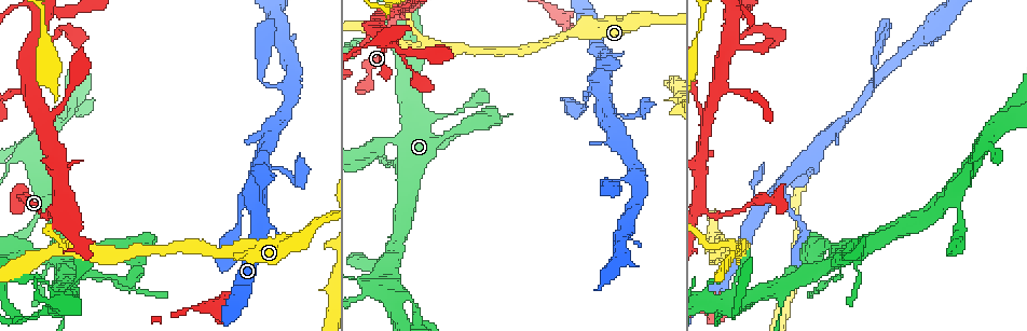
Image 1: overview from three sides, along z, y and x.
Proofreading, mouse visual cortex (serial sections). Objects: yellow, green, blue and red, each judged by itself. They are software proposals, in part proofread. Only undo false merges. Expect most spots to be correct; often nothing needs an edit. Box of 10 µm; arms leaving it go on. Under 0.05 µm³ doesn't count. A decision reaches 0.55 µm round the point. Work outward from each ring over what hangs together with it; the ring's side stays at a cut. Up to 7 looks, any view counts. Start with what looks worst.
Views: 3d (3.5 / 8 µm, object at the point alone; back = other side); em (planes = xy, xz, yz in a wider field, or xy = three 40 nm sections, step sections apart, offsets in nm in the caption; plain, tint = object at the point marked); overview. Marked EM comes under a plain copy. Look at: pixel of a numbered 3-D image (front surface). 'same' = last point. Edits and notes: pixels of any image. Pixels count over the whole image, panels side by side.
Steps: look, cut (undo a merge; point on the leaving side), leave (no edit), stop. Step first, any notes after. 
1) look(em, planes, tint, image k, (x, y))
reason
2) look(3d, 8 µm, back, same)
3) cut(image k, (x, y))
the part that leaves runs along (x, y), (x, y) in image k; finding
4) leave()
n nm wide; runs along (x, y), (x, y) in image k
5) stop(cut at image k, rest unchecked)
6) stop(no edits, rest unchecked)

look(em, xy, step 3, tint, image 1, (745, 252))
branch point

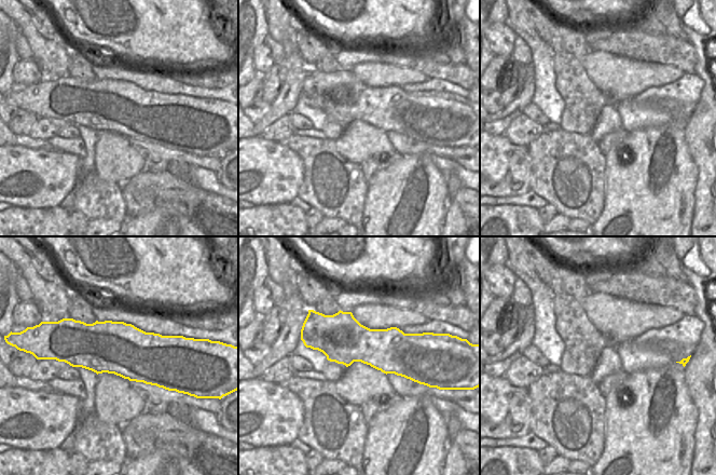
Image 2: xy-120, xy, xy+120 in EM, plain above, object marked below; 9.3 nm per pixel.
look(3d, 3.5 µm, same)
see where the arms go

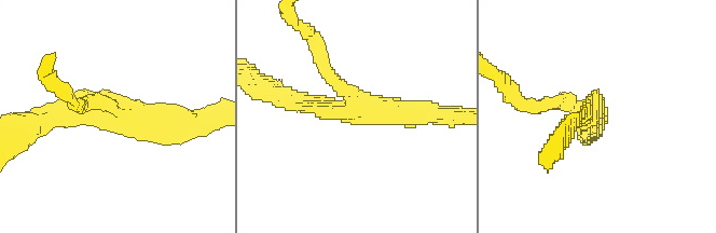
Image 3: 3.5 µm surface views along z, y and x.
leave()
runs along (438, 115), (332, 110), (295, 96) in image 3; one cell here

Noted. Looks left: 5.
look(3d, 3.5 µm, image 1, (391, 45))
narrows sharply

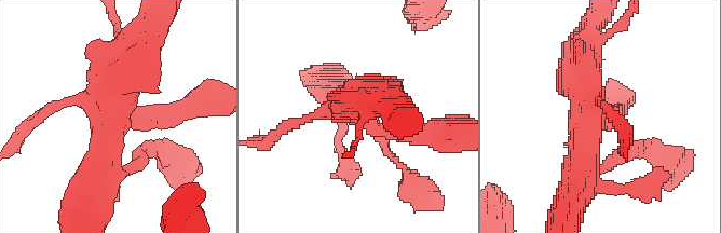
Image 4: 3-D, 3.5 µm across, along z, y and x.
look(em, xy, step 5, tint, image 4, (113, 124))
4 arms; arms of 150, 250, 450, 500 nm; need the tissue

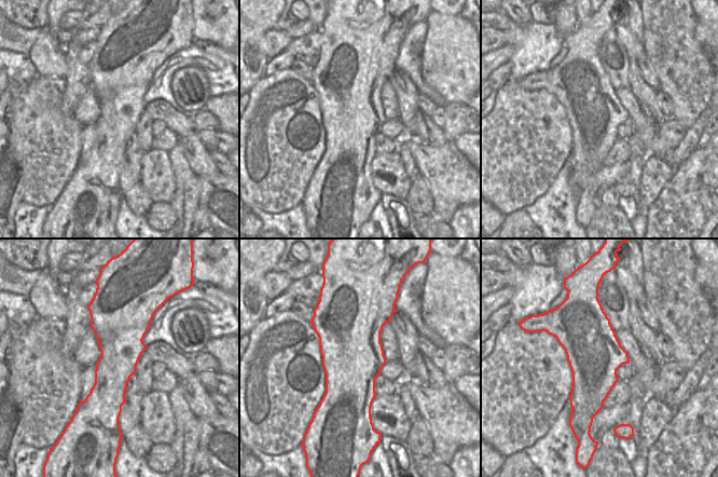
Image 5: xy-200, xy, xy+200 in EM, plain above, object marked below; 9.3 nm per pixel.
look(em, xy, step 1, tint, same)
cut it another way

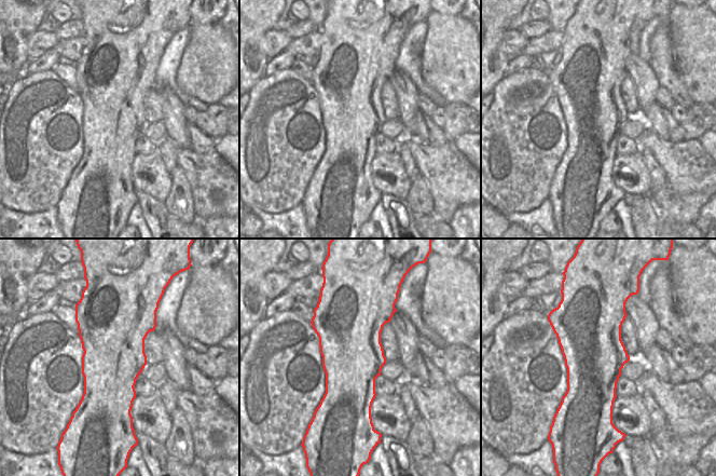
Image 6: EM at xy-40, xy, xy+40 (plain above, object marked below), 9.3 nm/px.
leave()
runs along (96, 190), (116, 120), (175, 113) in image 4; continuous, no second cell

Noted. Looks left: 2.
look(3d, 3.5 µm, image 1, (634, 117))
narrows sharply

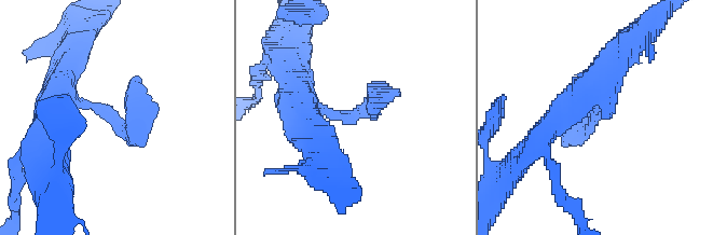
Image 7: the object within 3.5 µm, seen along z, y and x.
look(em, xy, step 1, tint, image 7, (357, 116))
shape alone is not enough

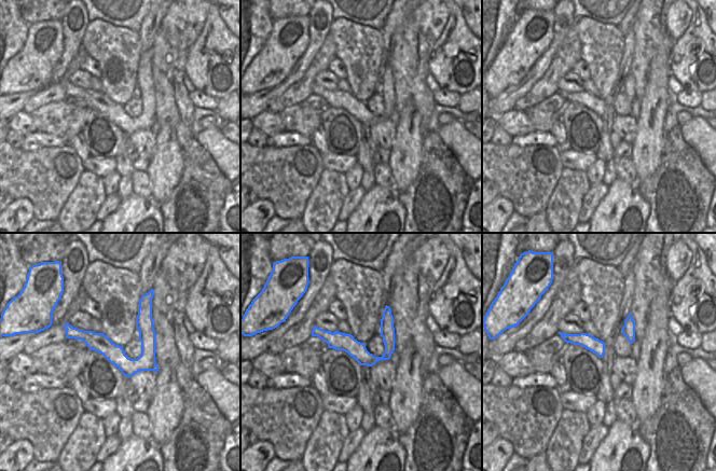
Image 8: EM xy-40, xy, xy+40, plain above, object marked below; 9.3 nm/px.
leave()
runs along (141, 302), (146, 354), (137, 362), (68, 334) in image 8; all the same cell

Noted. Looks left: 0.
stop(no edits, rest unchecked)

